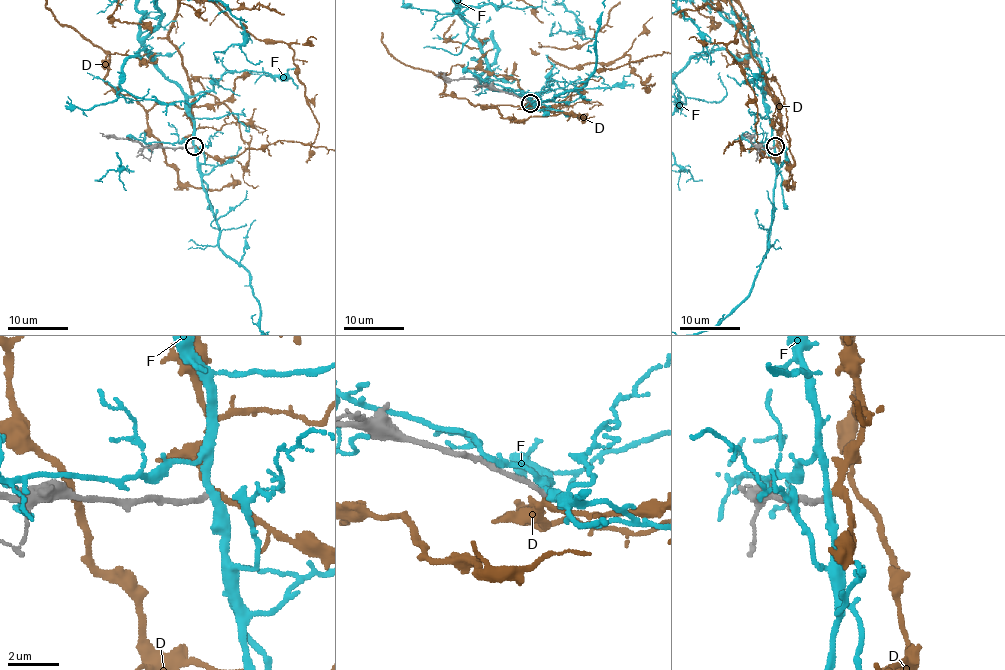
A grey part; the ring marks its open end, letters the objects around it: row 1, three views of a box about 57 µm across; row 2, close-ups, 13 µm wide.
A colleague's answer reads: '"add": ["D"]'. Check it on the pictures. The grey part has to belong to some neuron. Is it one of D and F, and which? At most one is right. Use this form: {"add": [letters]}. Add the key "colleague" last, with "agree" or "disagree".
{"add": ["D"], "colleague": "agree"}

